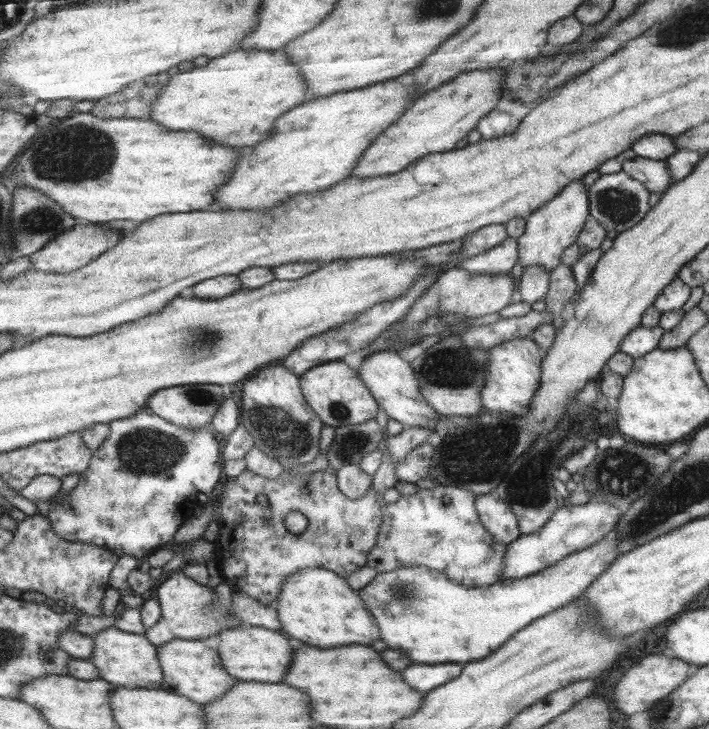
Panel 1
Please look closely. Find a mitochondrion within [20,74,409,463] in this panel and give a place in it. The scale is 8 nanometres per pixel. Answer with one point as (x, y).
(75, 152)

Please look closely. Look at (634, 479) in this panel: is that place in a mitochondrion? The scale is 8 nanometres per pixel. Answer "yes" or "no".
yes

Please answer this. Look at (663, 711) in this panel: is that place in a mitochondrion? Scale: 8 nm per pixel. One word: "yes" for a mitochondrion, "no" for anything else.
yes

